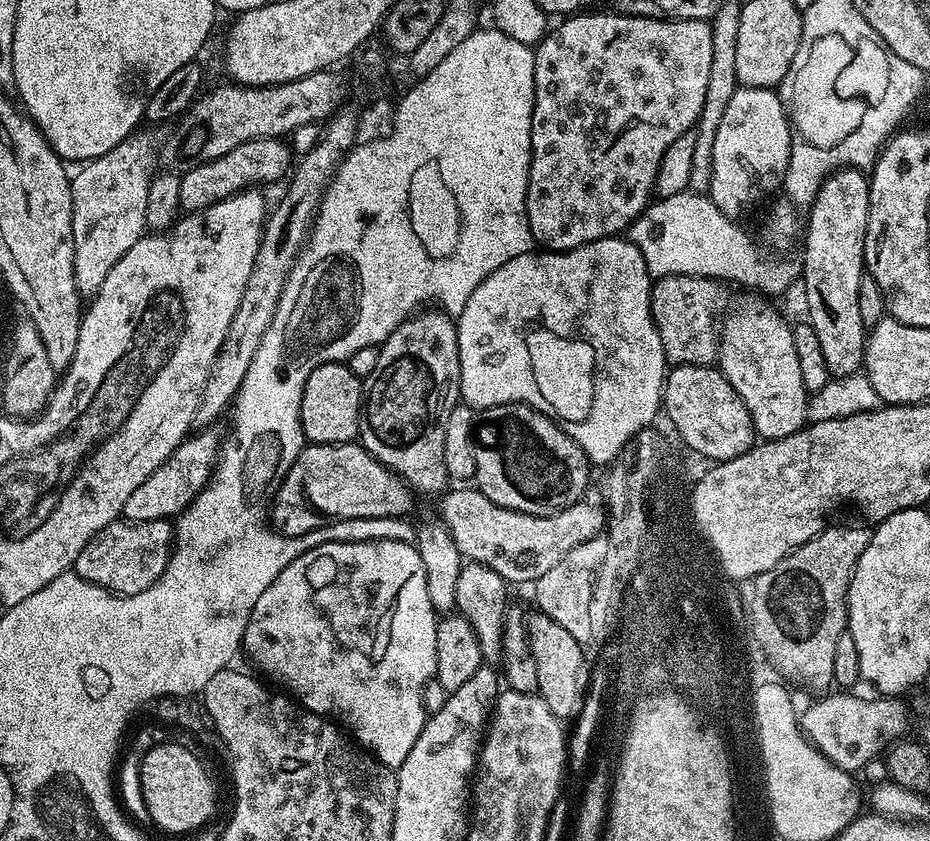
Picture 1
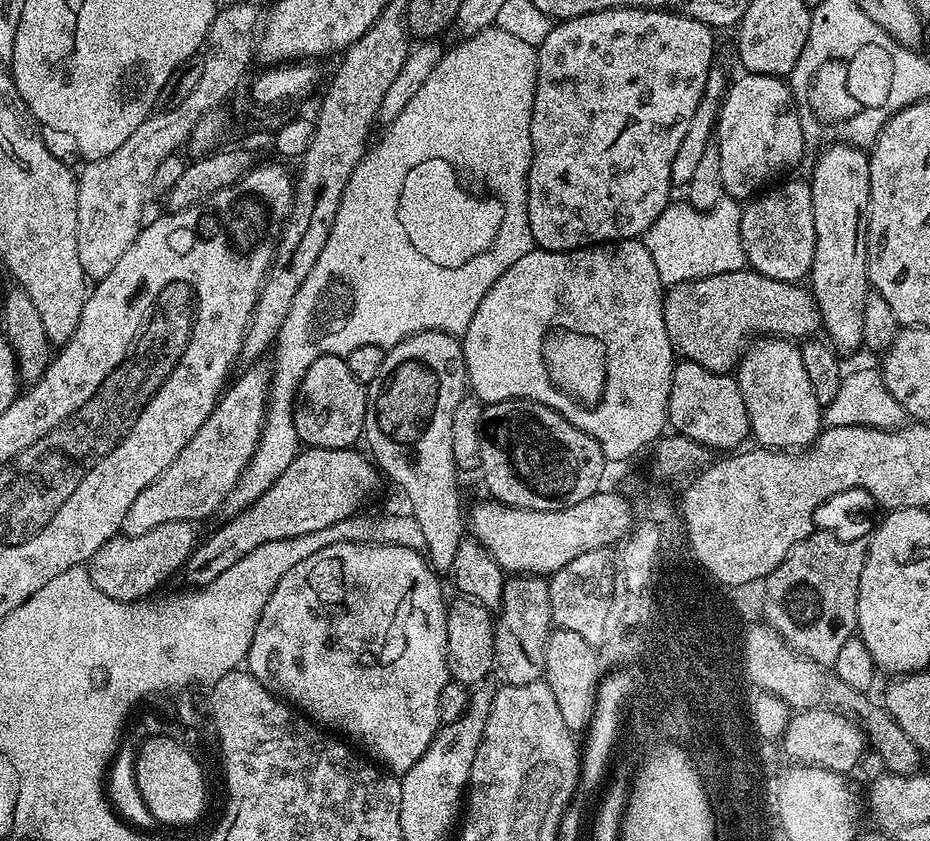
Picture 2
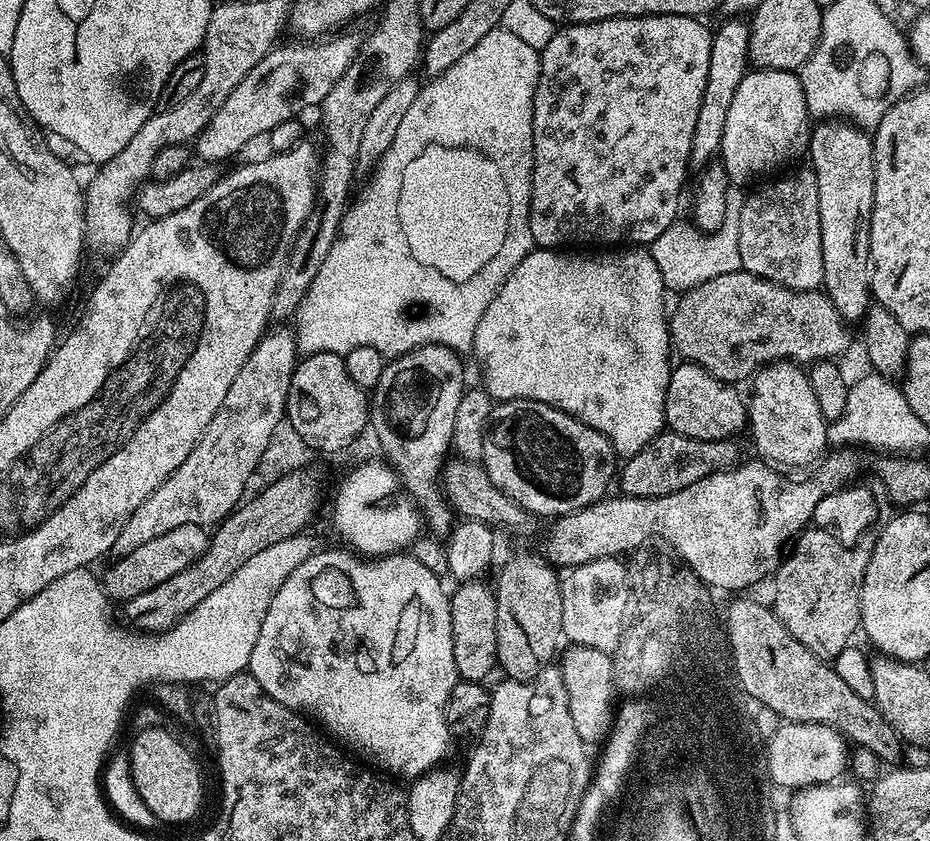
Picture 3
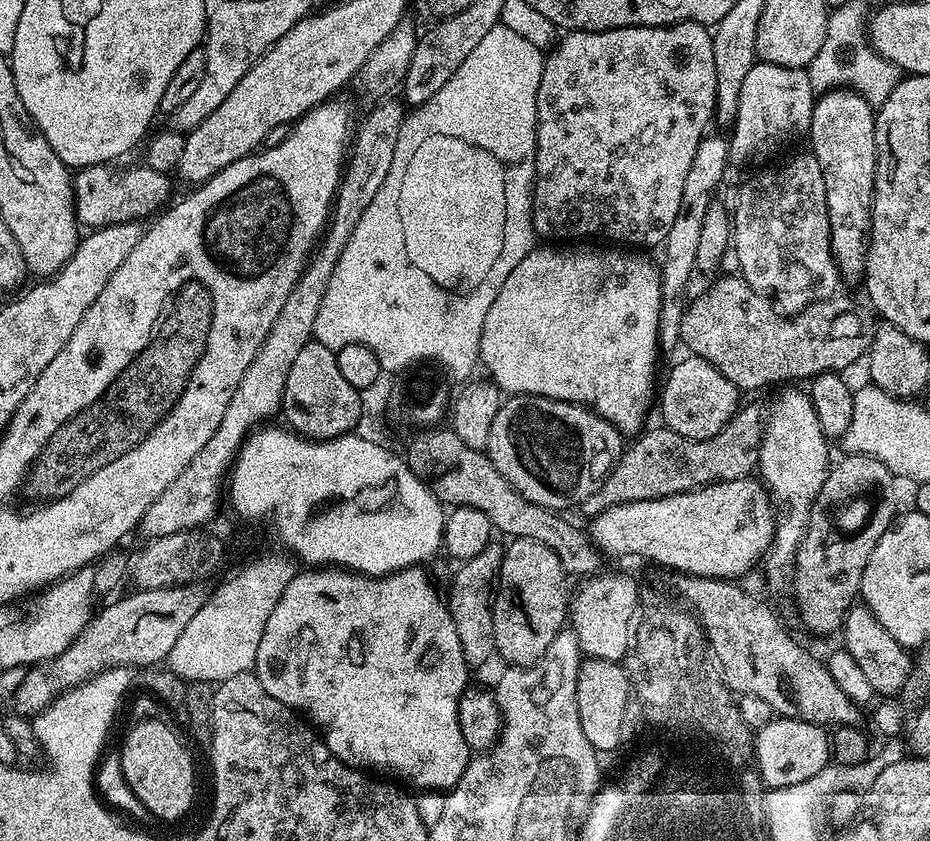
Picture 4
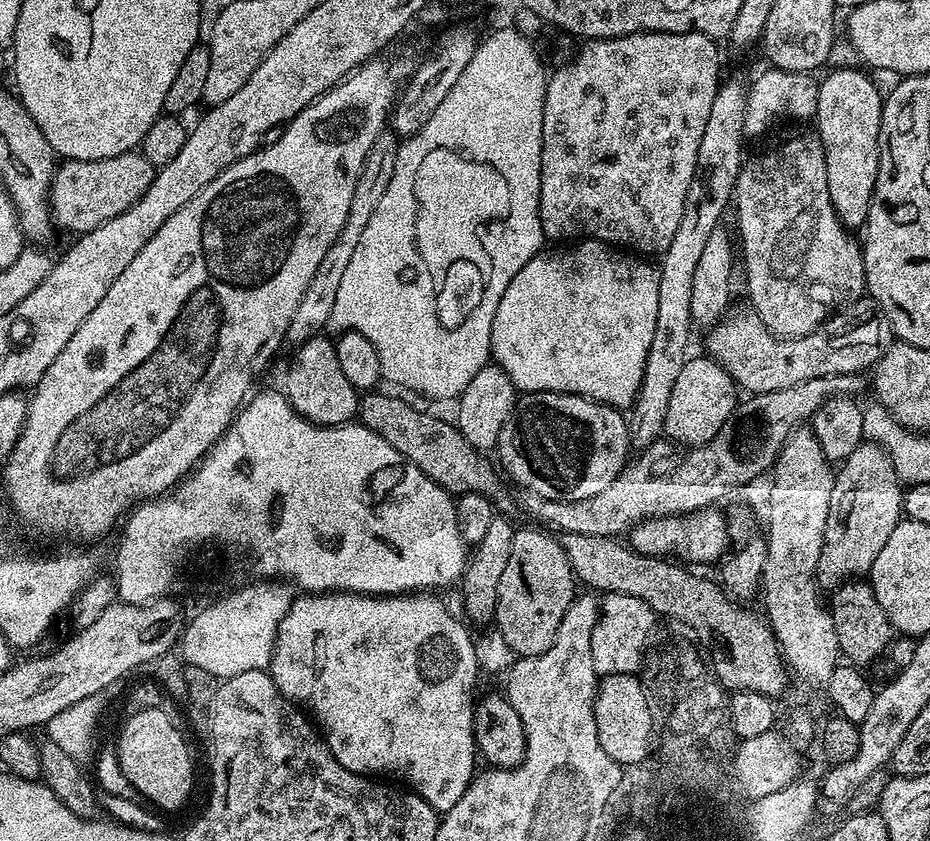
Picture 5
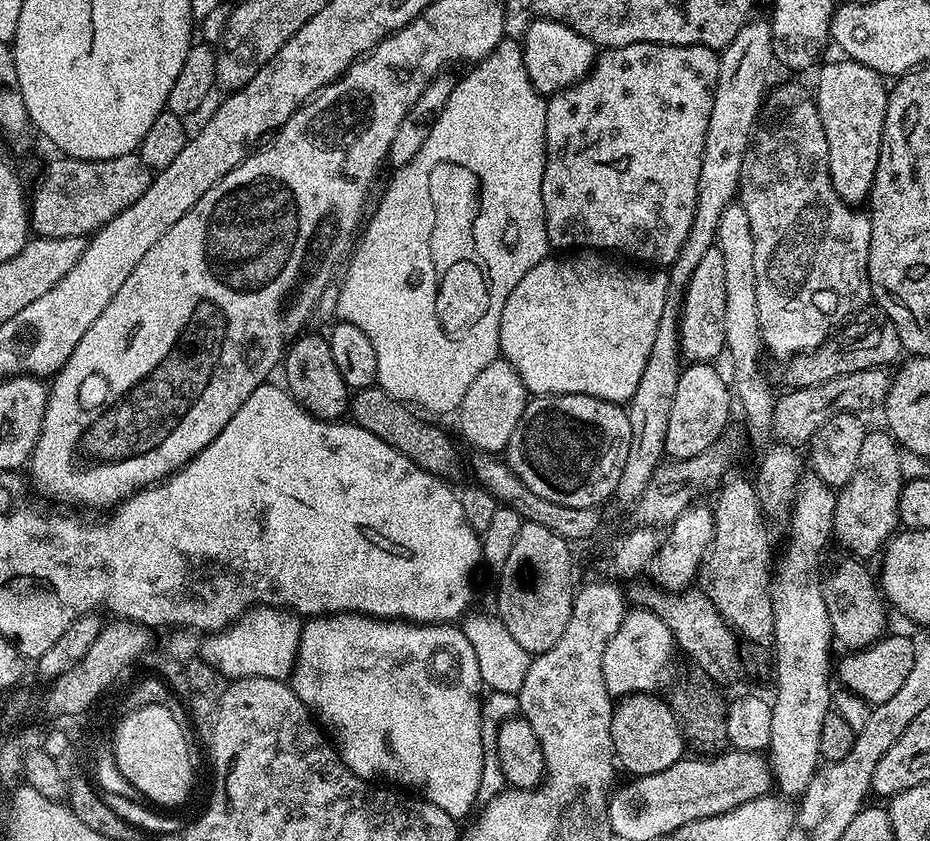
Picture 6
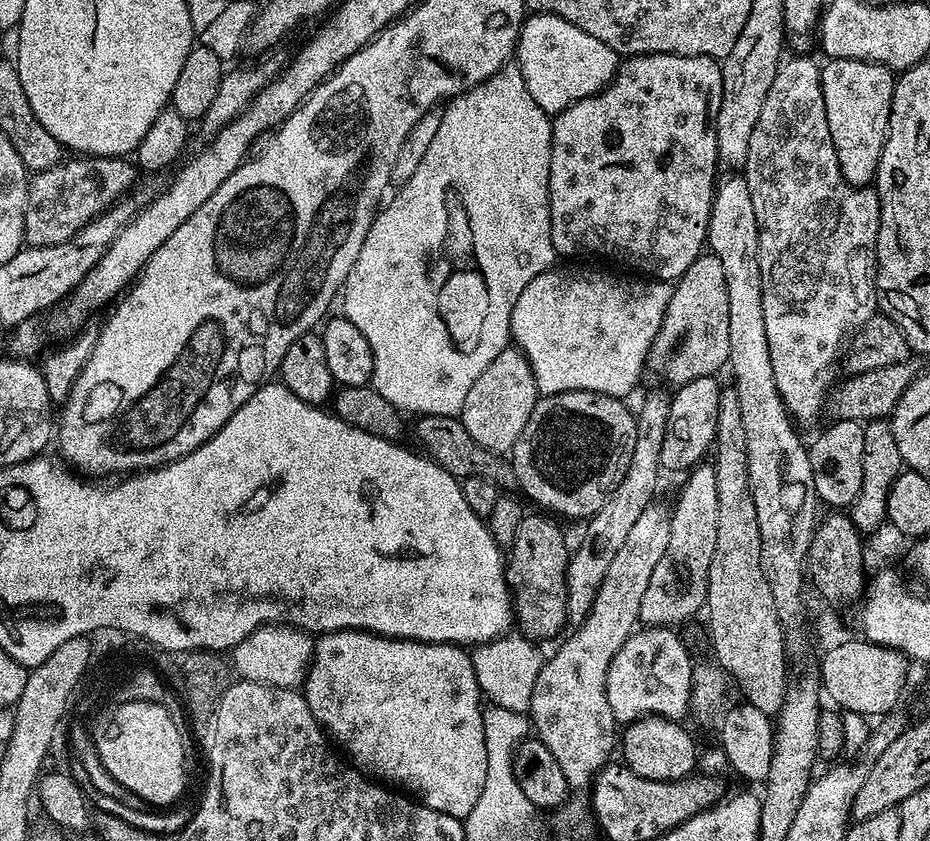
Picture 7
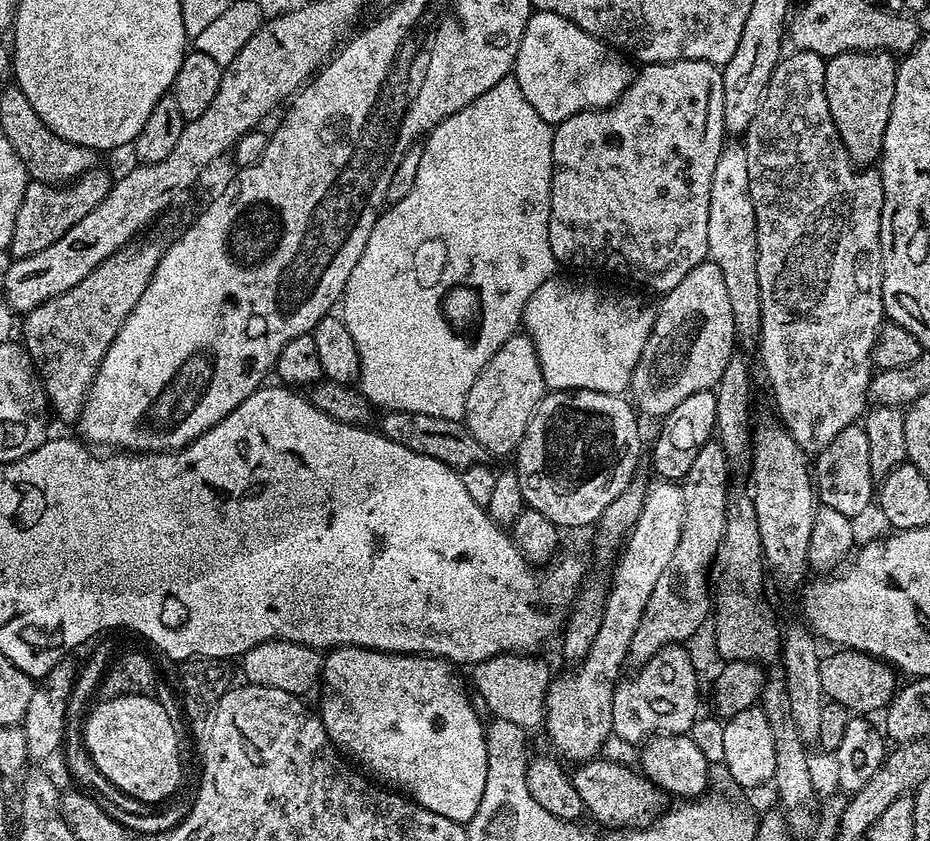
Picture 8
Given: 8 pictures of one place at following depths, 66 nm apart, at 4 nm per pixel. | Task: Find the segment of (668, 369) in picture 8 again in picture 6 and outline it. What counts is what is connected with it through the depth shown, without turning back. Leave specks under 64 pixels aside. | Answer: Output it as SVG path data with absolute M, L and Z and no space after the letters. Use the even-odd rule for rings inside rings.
M713 247L702 254L698 266L684 287L684 302L680 305L680 351L688 362L712 362L725 351L726 330L726 269L722 250Z

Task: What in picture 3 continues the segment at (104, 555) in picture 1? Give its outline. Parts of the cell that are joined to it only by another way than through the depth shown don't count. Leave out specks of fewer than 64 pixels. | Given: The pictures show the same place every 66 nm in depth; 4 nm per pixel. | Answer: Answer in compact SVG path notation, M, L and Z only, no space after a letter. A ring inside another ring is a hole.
M177 526L166 534L158 534L158 538L150 538L150 542L138 546L134 554L113 559L112 565L102 572L102 587L113 601L127 602L138 594L146 594L146 590L154 590L166 578L174 578L174 574L182 574L186 566L190 566L208 549L210 532L202 526Z

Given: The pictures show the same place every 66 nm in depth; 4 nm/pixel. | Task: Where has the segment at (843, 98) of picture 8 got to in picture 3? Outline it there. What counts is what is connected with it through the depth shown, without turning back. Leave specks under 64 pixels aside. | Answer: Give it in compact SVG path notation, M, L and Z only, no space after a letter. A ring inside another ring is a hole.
M824 118L820 124L811 129L808 142L807 155L812 156L811 167L816 174L818 182L818 214L822 222L822 262L824 263L824 283L823 291L834 302L838 314L849 322L860 322L864 319L865 312L870 307L870 257L868 254L868 239L870 238L870 222L872 221L872 199L874 198L874 154L872 153L872 136L865 129L849 122L844 118Z

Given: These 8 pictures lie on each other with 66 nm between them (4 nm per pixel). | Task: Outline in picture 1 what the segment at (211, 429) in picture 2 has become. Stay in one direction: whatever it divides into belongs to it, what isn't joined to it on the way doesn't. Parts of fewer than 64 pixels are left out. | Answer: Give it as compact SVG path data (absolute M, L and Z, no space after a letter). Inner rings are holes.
M200 430L196 437L185 439L180 447L172 452L172 456L130 498L126 498L122 513L125 520L168 520L175 518L188 507L188 503L204 488L213 475L218 455L218 436L212 430Z

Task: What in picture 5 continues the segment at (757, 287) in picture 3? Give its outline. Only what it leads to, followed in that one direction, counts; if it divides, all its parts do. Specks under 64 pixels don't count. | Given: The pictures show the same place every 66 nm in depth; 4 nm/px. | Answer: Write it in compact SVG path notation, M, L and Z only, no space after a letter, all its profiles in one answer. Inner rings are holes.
M871 298L854 300L850 305L850 310L840 311L829 315L828 319L810 334L793 336L791 338L775 336L758 319L755 312L751 310L745 310L745 312L740 313L738 316L728 314L717 320L715 324L707 329L708 349L706 349L706 352L711 359L718 361L732 375L734 383L743 389L743 391L745 388L745 393L748 394L797 388L802 382L810 382L810 378L851 376L863 373L865 371L863 368L871 369L875 366L882 358L882 354L886 354L888 347L894 343L892 324L886 318L882 306L878 306L875 300Z

